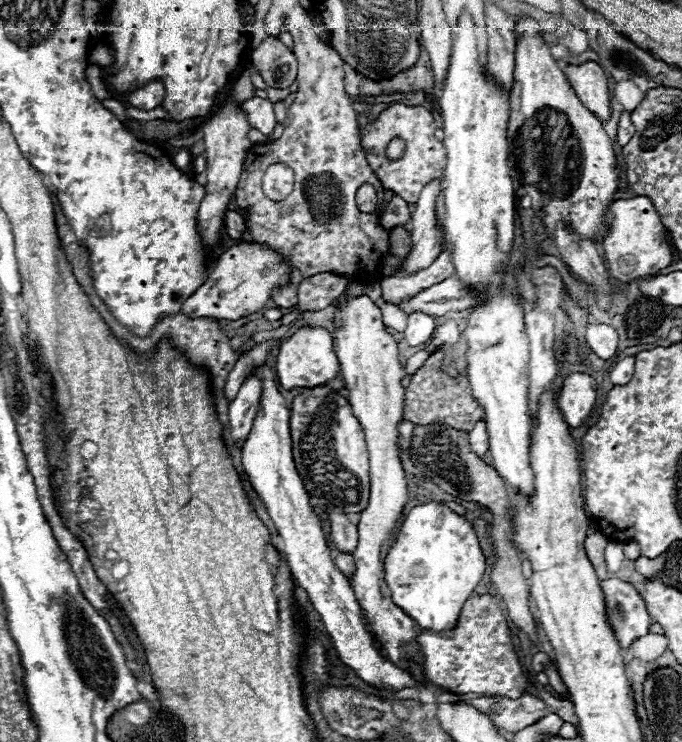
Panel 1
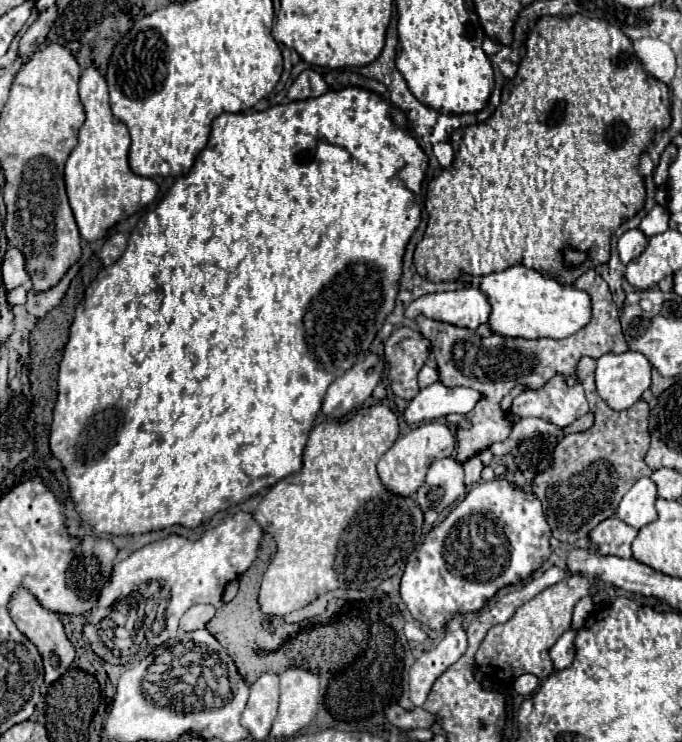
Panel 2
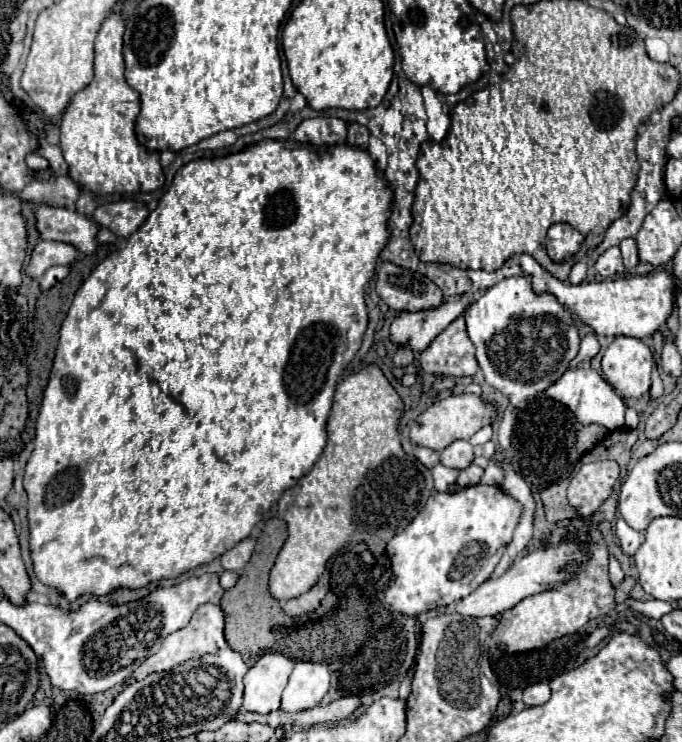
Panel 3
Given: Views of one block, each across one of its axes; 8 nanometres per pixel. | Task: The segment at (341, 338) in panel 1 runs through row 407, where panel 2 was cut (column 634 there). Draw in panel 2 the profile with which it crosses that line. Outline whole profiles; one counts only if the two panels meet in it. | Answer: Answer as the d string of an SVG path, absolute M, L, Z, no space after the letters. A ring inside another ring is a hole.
M628 350L624 354L608 352L598 358L598 366L596 366L598 396L602 400L606 400L606 404L612 410L626 410L642 398L642 392L646 388L650 388L650 374L652 374L652 364L648 362L648 358L644 354L634 352L634 350Z

